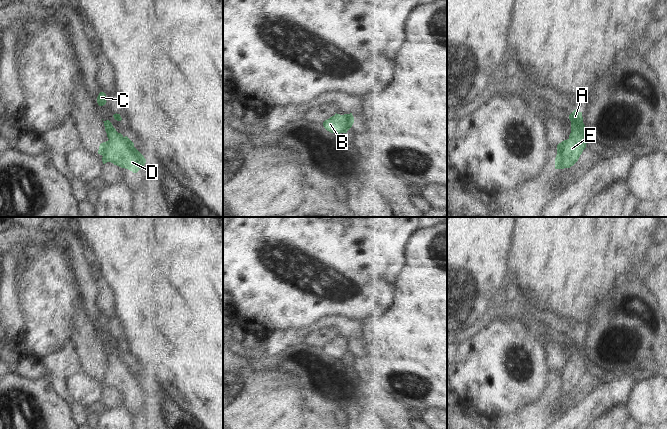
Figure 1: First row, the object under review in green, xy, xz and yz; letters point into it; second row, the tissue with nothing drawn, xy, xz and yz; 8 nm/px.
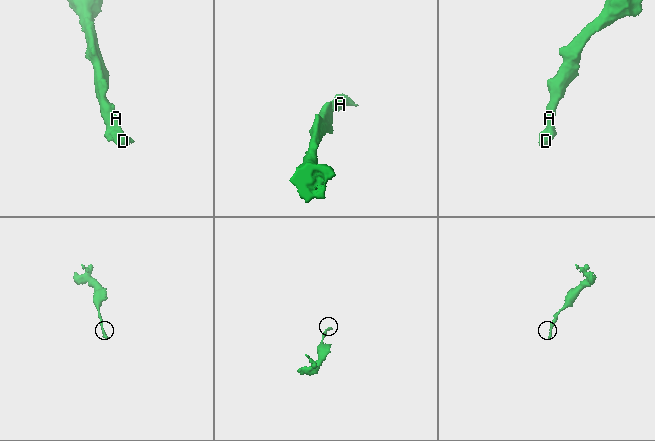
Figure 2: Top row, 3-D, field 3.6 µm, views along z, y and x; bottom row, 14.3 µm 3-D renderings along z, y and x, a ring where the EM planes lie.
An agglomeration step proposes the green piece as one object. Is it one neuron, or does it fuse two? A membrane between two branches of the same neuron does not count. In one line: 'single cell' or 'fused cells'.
single cell

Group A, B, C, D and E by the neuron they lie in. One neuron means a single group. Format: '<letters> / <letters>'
A B C D E

